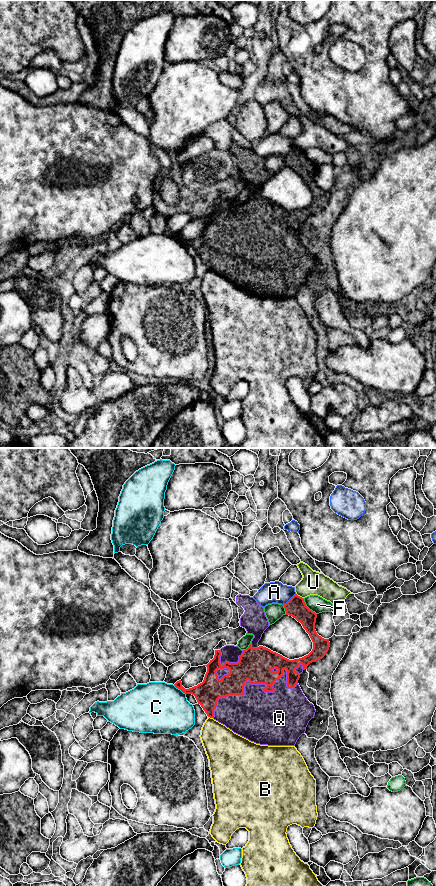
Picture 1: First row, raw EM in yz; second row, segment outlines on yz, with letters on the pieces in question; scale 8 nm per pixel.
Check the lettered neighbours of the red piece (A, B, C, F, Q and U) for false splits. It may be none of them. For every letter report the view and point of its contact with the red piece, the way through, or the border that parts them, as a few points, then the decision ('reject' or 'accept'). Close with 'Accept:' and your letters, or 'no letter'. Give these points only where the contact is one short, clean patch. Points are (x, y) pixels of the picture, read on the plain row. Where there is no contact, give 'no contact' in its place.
A: yz (290, 151) | reject
B: yz (210, 269) | along yz (208, 268), (212, 270) | reject
C: yz (179, 240) | reject
F: yz (307, 159) | reject
Q: yz (261, 235) | accept
U: yz (299, 148) | reject
Accept: Q

